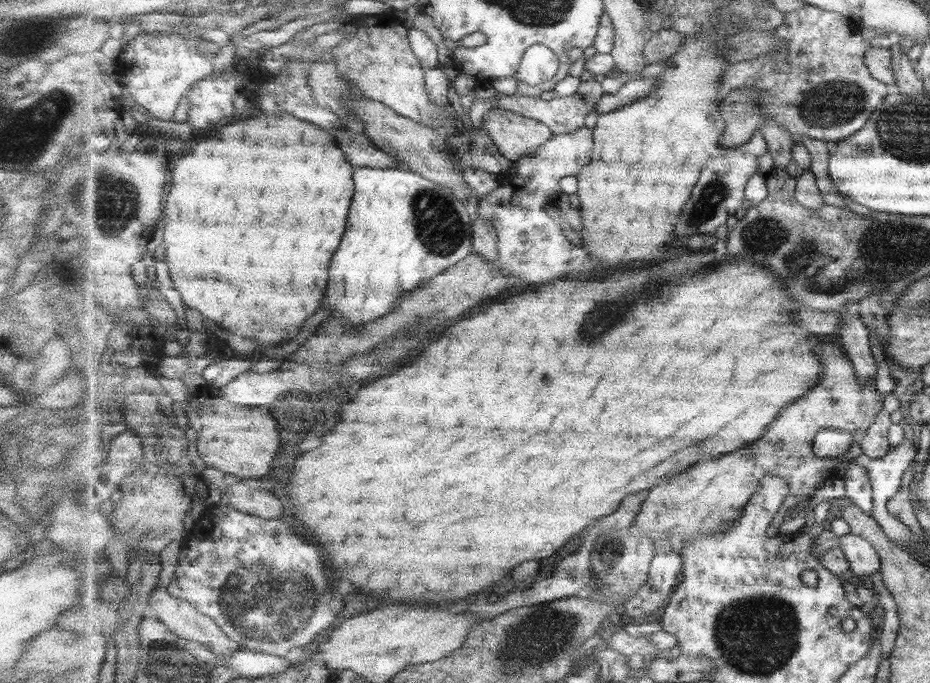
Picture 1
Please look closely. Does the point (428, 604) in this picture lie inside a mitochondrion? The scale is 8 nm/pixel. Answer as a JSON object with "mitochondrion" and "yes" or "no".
{"mitochondrion":"no"}

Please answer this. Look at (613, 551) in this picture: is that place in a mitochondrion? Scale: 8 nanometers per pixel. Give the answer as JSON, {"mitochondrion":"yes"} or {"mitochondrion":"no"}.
{"mitochondrion":"yes"}

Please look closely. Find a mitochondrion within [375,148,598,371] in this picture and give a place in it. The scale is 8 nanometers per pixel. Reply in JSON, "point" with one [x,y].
{"point":[441,229]}

